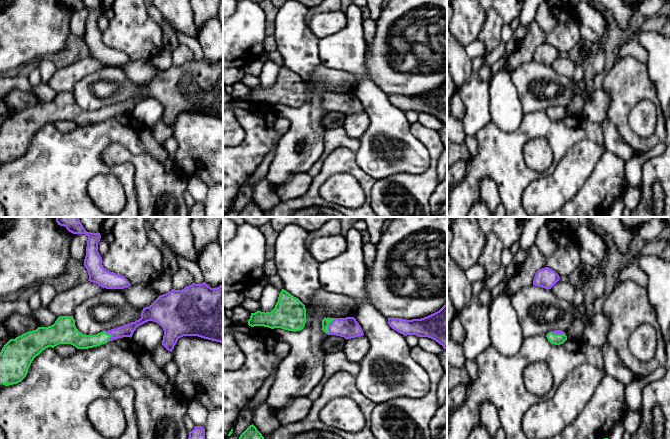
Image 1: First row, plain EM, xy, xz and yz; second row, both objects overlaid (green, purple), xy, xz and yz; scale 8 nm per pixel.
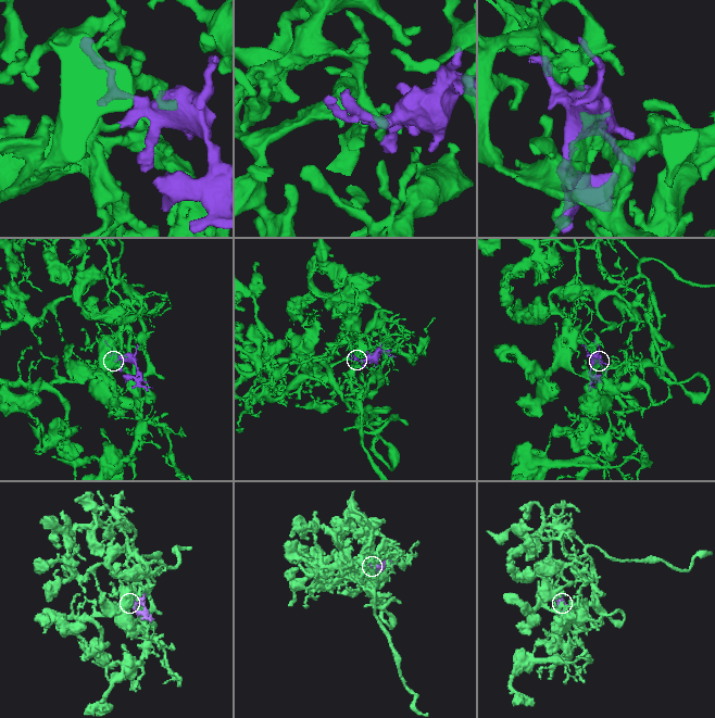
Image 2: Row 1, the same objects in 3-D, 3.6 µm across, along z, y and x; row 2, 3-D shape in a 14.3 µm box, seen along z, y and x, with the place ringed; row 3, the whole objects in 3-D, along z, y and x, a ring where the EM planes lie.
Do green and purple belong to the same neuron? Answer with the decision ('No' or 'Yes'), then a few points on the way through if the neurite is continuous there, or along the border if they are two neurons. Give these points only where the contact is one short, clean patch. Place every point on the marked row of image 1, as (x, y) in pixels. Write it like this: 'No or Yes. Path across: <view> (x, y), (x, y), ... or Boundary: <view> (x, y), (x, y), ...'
Yes. Path across: xz (326, 321), (328, 326), (348, 327)

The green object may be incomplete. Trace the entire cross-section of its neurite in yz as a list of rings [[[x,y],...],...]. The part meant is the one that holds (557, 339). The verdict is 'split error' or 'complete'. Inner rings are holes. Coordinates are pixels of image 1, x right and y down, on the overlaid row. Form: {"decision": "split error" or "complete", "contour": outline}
{"decision": "split error", "contour": [[[561,330],[551,331],[546,335],[546,337],[550,343],[555,345],[563,344],[567,340],[565,332]]]}

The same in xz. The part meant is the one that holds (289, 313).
{"decision": "complete", "contour": [[[284,289],[281,290],[275,308],[271,312],[251,313],[248,320],[248,325],[251,327],[264,326],[294,332],[302,330],[305,323],[305,305]]]}

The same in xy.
{"decision": "split error", "contour": [[[194,282],[182,290],[172,289],[160,295],[149,307],[143,308],[141,318],[135,322],[100,332],[96,335],[83,335],[75,326],[73,316],[60,316],[48,327],[38,327],[15,339],[10,339],[0,352],[0,384],[5,386],[21,382],[36,356],[48,347],[59,344],[71,344],[77,349],[88,349],[100,346],[117,338],[132,337],[136,328],[148,321],[158,323],[164,330],[162,345],[170,352],[178,339],[183,336],[198,336],[204,339],[223,343],[223,284],[211,288],[205,282]]]}

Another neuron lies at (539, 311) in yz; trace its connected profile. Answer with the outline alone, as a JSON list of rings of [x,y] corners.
[[[529,285],[511,295],[524,338],[547,335],[554,330],[566,332],[577,317],[576,307],[557,298],[551,289]]]

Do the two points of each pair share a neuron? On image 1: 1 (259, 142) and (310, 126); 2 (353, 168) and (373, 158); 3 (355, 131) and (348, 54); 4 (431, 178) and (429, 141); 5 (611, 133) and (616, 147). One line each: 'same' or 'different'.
1: different
2: different
3: different
4: same
5: same

